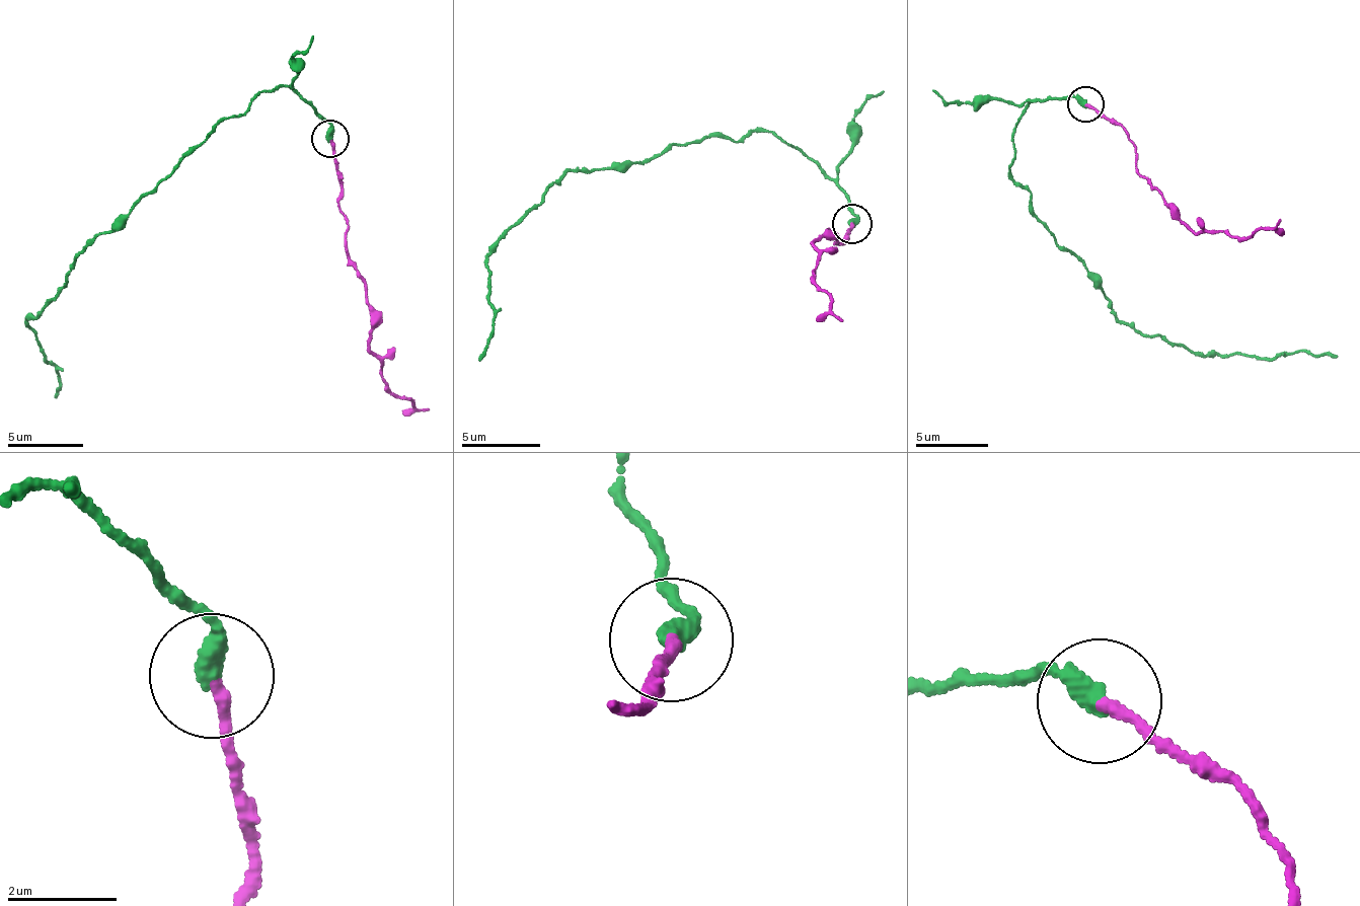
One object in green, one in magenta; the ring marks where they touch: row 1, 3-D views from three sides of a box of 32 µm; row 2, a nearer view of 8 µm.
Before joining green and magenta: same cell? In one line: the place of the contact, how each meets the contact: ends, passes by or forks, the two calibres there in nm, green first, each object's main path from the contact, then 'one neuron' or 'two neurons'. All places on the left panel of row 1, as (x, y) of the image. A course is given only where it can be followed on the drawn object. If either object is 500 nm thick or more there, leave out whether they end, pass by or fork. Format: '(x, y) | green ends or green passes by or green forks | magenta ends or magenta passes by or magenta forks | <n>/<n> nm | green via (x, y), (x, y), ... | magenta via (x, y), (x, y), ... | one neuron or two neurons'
(329, 138) | green ends | magenta ends | 360/200 nm | green via (328, 137), (329, 125), (286, 84), (254, 96), (81, 247), (68, 284), (27, 318), (62, 380), (54, 397) | magenta via (328, 137), (336, 196), (347, 220), (350, 265), (365, 284), (372, 351), (389, 389), (431, 410) | one neuron

